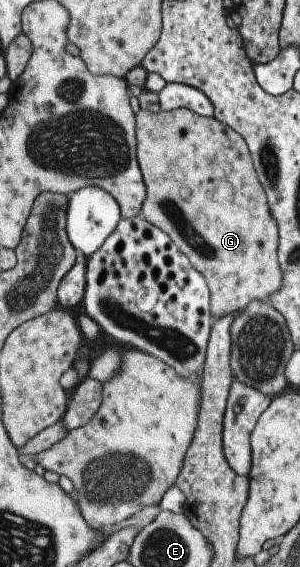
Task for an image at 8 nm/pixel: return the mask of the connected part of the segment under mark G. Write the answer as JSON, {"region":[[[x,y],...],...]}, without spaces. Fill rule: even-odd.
{"region":[[[140,108],[135,113],[135,135],[137,161],[147,190],[141,216],[168,234],[205,278],[214,321],[243,311],[251,300],[267,301],[283,280],[277,259],[278,228],[244,138],[216,117],[197,115],[187,108],[160,112]]]}

